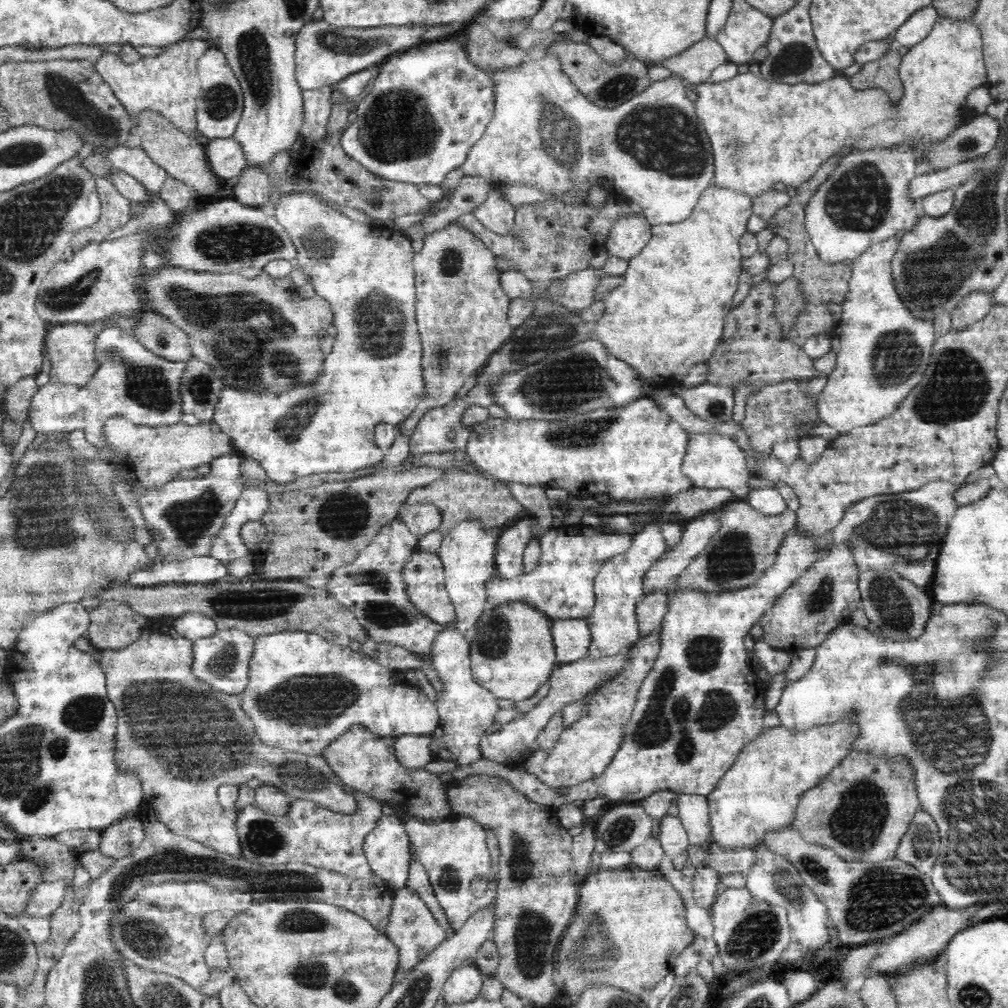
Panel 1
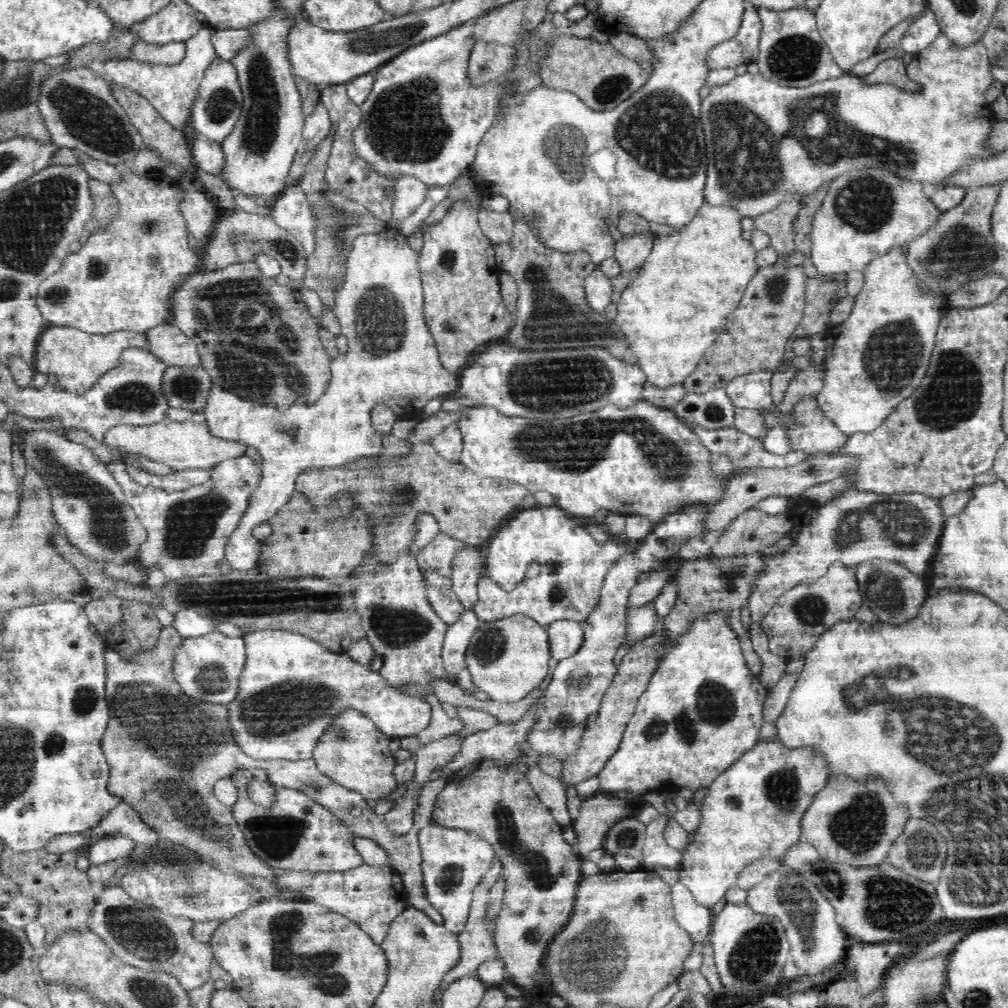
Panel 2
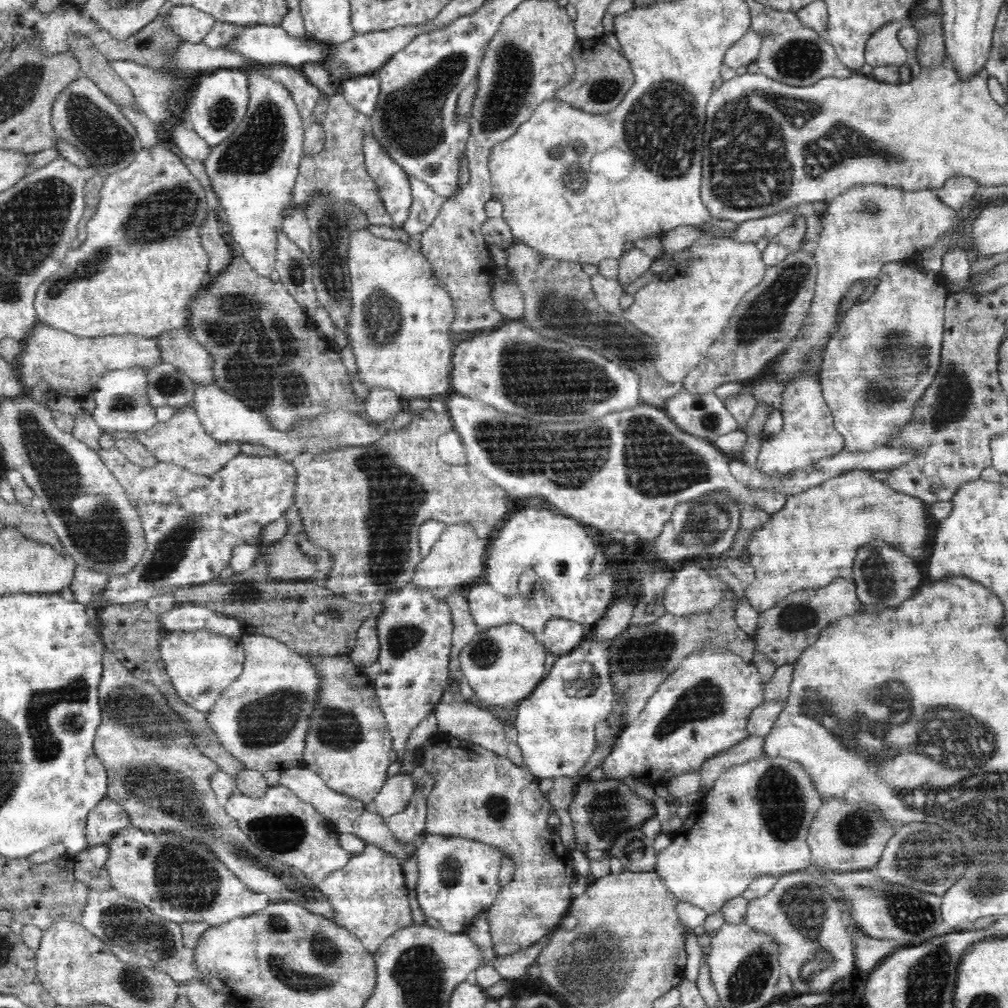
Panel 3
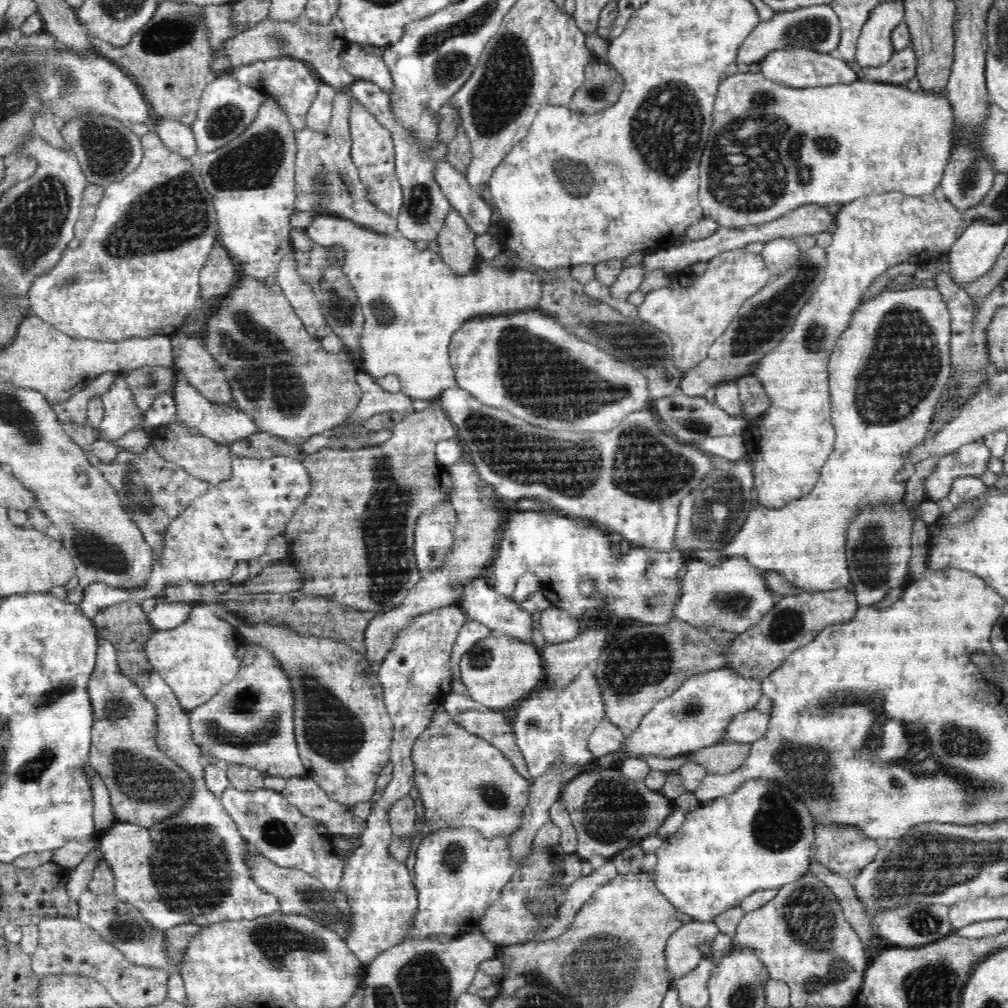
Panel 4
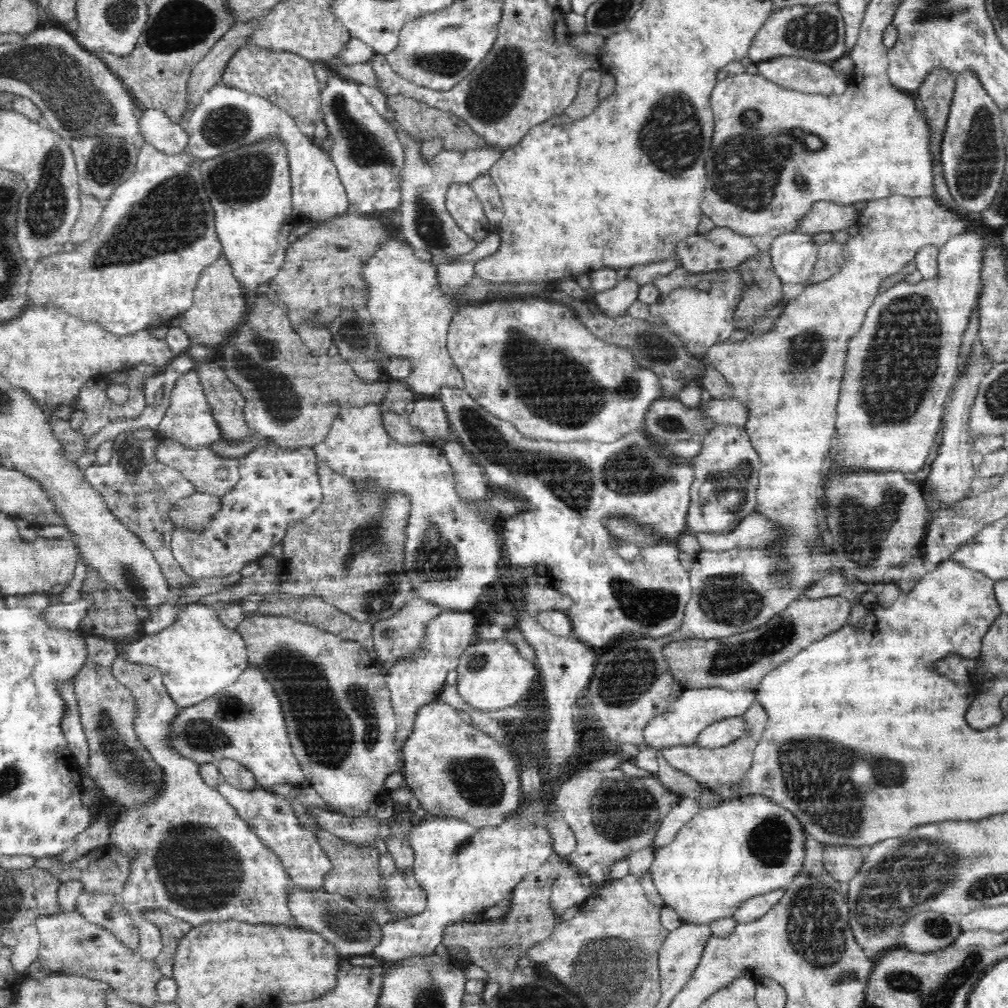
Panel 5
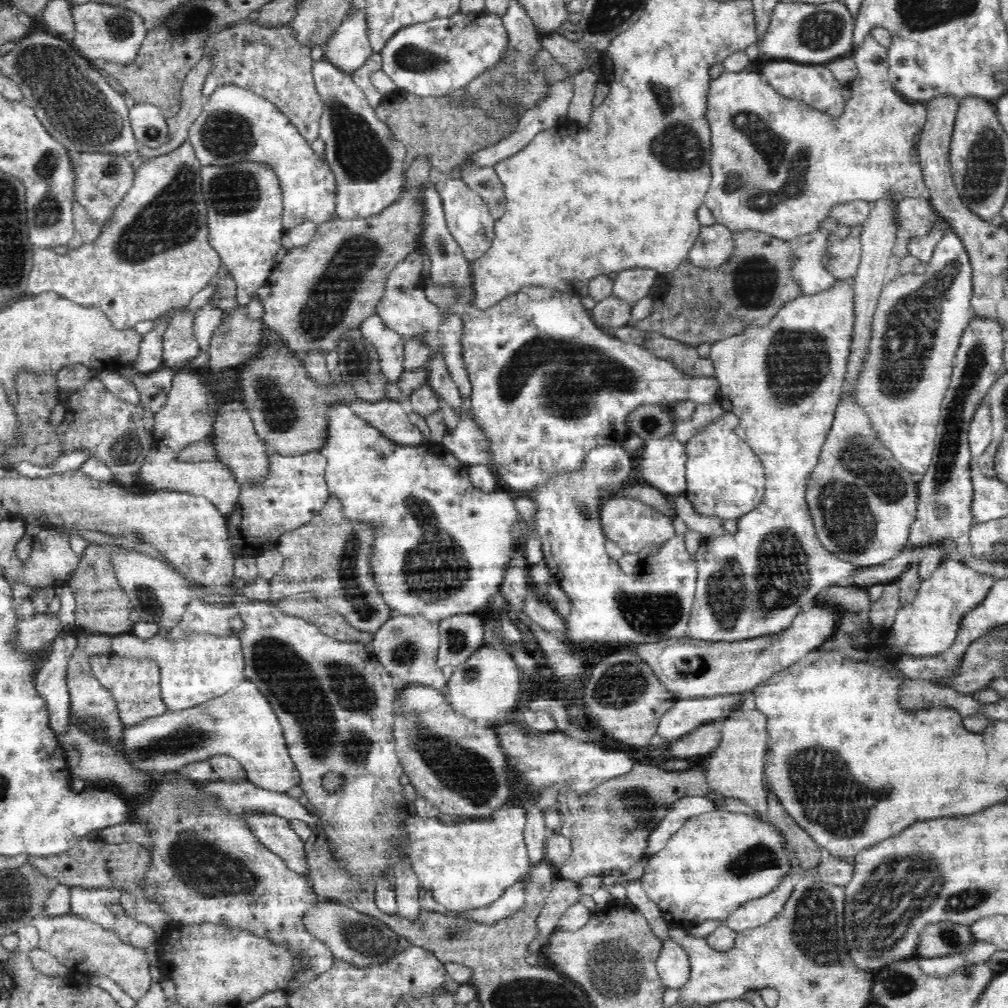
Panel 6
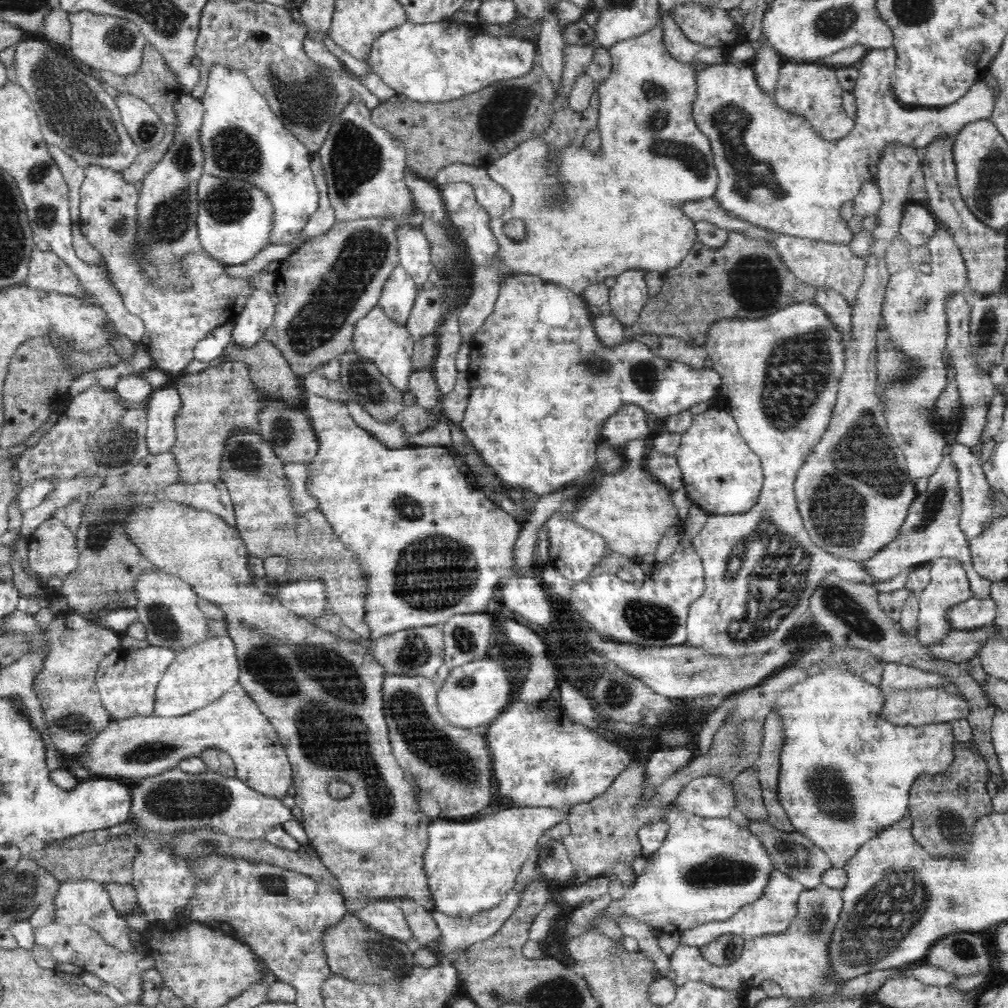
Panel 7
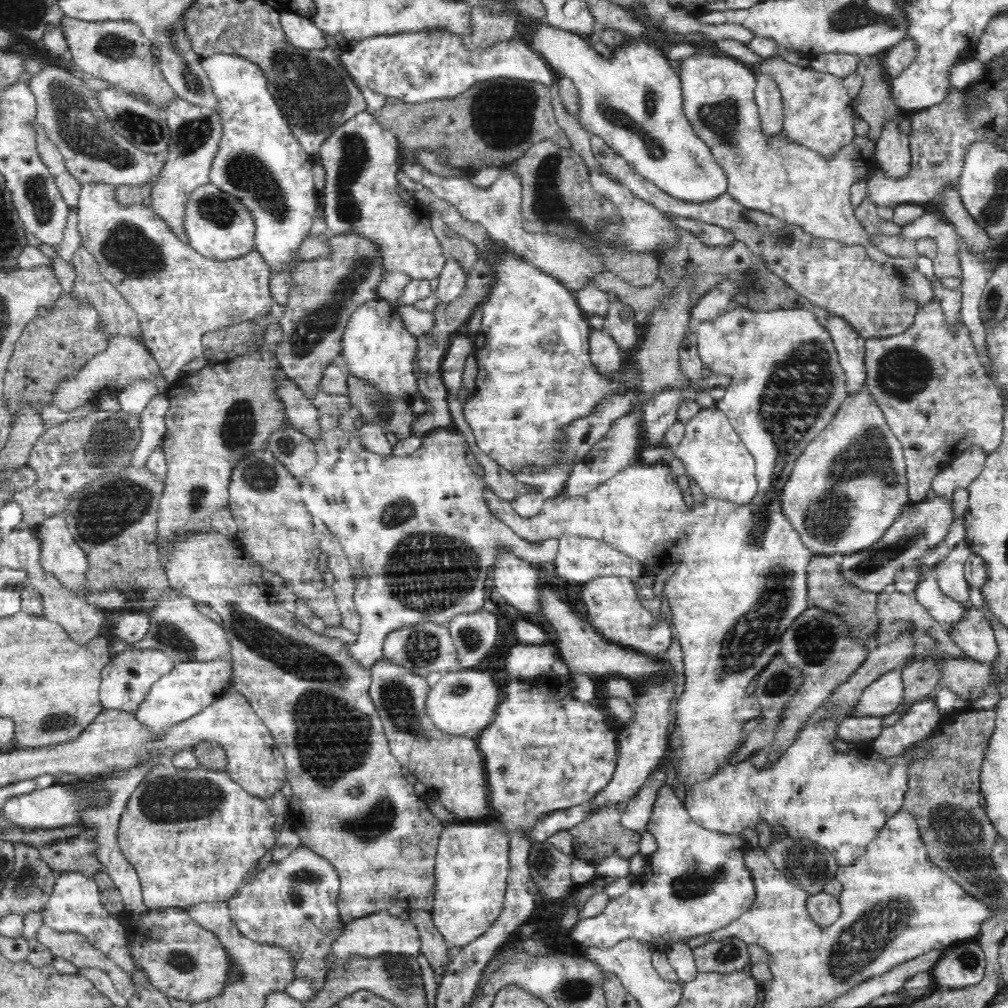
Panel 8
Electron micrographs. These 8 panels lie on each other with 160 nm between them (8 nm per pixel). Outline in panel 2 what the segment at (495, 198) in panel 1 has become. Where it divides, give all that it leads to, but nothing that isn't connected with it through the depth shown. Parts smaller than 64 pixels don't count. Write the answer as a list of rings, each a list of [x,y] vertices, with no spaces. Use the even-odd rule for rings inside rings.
[[[481,207],[480,212],[478,212],[478,222],[482,233],[493,246],[512,241],[514,219],[509,211],[500,213]]]

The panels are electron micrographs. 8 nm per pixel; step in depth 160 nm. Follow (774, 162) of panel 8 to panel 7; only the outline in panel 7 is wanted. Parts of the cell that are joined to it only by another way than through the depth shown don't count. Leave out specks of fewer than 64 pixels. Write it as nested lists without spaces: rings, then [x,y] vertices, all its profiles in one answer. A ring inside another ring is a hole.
[[[891,46],[890,48],[876,48],[866,51],[862,60],[858,65],[860,76],[855,86],[855,98],[857,105],[857,116],[855,120],[854,129],[850,132],[849,136],[836,141],[826,141],[810,127],[810,122],[802,117],[792,115],[784,109],[780,109],[775,99],[768,96],[759,86],[756,80],[756,75],[752,67],[736,66],[734,63],[722,63],[708,65],[706,68],[695,72],[697,94],[696,102],[694,102],[694,110],[692,115],[694,116],[693,121],[698,124],[698,128],[702,130],[702,133],[708,137],[711,143],[711,149],[714,155],[715,168],[719,175],[718,188],[714,193],[714,197],[718,199],[718,203],[722,205],[722,208],[726,209],[730,215],[740,217],[742,220],[746,220],[759,227],[764,227],[770,231],[779,232],[780,234],[786,234],[788,236],[796,236],[797,238],[809,239],[809,240],[820,240],[826,243],[832,244],[846,244],[850,245],[850,242],[855,236],[848,227],[848,222],[842,219],[840,215],[840,208],[847,200],[852,200],[859,195],[862,185],[866,182],[877,183],[878,182],[878,166],[880,166],[880,157],[883,153],[883,148],[888,144],[902,144],[903,146],[912,146],[918,149],[924,149],[931,143],[934,143],[937,139],[944,137],[945,135],[956,136],[960,133],[962,128],[965,128],[968,124],[979,122],[980,120],[989,119],[993,114],[996,101],[996,89],[993,89],[982,78],[980,82],[975,82],[970,86],[970,90],[960,98],[956,103],[950,104],[949,106],[942,108],[916,108],[914,106],[904,106],[902,102],[894,95],[891,89],[891,76],[892,72],[896,67],[896,47]]]

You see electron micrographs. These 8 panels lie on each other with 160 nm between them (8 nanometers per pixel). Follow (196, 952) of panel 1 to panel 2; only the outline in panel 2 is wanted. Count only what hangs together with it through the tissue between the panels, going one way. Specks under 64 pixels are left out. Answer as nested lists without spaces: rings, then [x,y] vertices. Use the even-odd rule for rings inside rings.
[[[119,884],[112,887],[104,887],[95,896],[94,908],[91,908],[87,920],[87,927],[95,932],[126,964],[135,966],[143,971],[166,972],[176,977],[182,988],[187,991],[194,990],[202,984],[210,981],[210,964],[214,961],[210,943],[198,942],[192,936],[194,921],[181,916],[170,916],[156,910],[147,904],[141,904],[134,900]]]

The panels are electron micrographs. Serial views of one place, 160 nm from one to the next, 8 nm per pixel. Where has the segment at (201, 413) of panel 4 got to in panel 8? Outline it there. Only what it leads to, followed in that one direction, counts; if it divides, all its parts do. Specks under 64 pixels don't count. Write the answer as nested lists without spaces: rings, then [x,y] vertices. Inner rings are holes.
[[[158,394],[148,402],[148,406],[139,415],[141,437],[130,459],[130,467],[142,468],[154,447],[162,447],[166,438],[165,416],[170,401],[164,394]]]

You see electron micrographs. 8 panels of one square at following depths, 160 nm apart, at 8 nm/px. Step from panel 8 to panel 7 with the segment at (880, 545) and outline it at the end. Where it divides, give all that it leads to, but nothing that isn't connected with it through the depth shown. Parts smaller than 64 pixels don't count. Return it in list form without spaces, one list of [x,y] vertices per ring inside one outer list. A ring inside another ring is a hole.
[[[962,412],[958,416],[950,416],[950,428],[942,434],[944,439],[944,460],[936,468],[936,472],[928,478],[927,489],[918,493],[910,505],[905,523],[902,524],[898,536],[882,547],[876,555],[859,561],[867,570],[872,582],[886,582],[896,577],[900,572],[906,572],[910,567],[929,563],[940,557],[957,558],[967,572],[967,578],[972,587],[972,595],[976,600],[988,599],[991,596],[992,582],[978,577],[972,566],[969,540],[960,528],[961,490],[958,482],[957,467],[949,457],[949,446],[957,441],[957,434],[962,420]]]

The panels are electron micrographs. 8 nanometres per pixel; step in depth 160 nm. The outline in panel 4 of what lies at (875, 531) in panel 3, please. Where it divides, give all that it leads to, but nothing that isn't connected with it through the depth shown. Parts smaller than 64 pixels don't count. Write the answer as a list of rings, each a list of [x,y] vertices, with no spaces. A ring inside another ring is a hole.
[[[914,277],[914,280],[903,287],[894,287],[891,291],[880,292],[878,296],[867,300],[856,308],[848,328],[842,332],[840,338],[828,362],[828,374],[830,384],[830,397],[832,397],[831,411],[832,422],[835,428],[835,445],[834,450],[830,453],[825,465],[821,468],[821,475],[818,482],[814,484],[812,492],[792,500],[784,508],[768,508],[762,505],[756,505],[751,508],[749,515],[743,522],[740,530],[731,538],[730,542],[722,548],[718,548],[721,554],[729,556],[744,557],[748,563],[758,567],[761,570],[776,571],[786,581],[790,581],[795,588],[803,592],[816,593],[824,591],[834,591],[845,588],[851,582],[848,570],[849,564],[845,555],[846,529],[851,523],[852,518],[857,515],[858,510],[862,507],[877,507],[884,503],[901,501],[905,496],[905,489],[894,481],[894,476],[906,466],[906,454],[912,452],[918,444],[925,440],[929,427],[934,418],[936,404],[942,396],[942,392],[949,386],[952,374],[952,359],[950,359],[950,309],[948,303],[944,301],[941,292],[928,282],[920,282]]]

